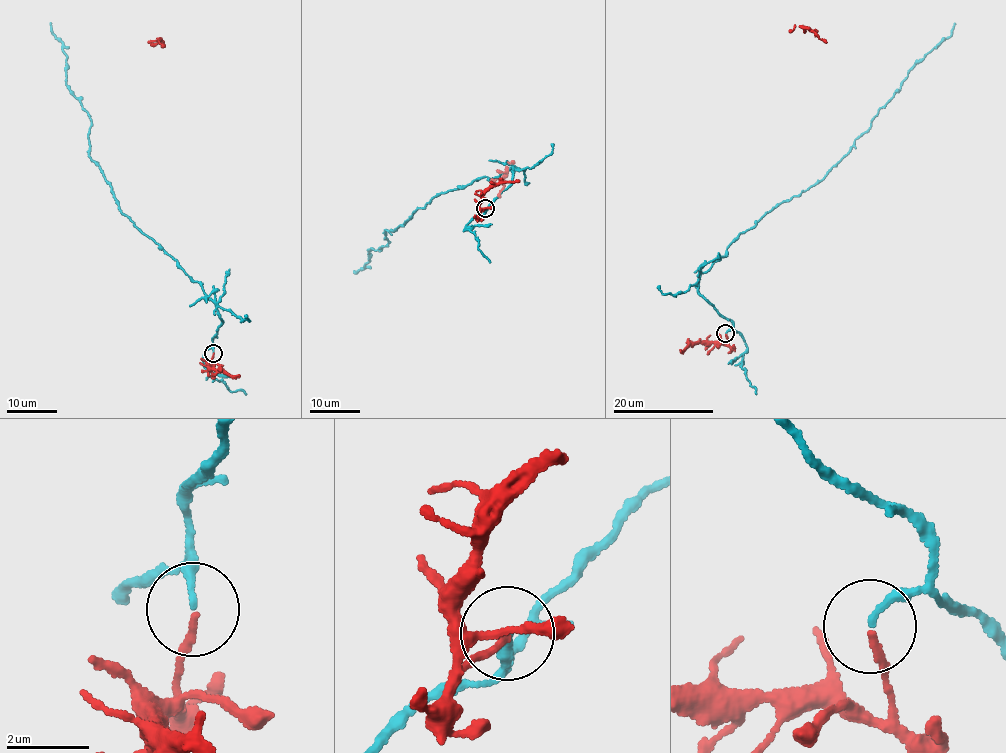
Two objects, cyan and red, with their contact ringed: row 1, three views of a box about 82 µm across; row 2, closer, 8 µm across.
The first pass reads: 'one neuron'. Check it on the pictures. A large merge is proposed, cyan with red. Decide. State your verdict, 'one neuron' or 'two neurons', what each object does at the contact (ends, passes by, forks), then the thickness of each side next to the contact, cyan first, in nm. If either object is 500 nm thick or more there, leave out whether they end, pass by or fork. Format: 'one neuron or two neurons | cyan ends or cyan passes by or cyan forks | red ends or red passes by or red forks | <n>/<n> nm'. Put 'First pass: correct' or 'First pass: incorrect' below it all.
two neurons | cyan ends | red ends | 150/150 nm
First pass: incorrect

